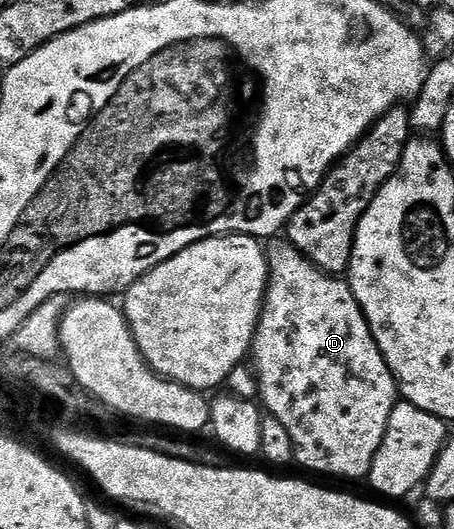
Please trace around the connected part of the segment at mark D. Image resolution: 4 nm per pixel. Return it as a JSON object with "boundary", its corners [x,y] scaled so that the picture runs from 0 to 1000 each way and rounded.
{"boundary":[[[615,454],[590,463],[588,476],[588,550],[579,561],[579,588],[570,599],[570,611],[562,622],[562,639],[553,645],[553,665],[548,671],[551,690],[562,701],[570,720],[568,758],[577,773],[590,784],[619,802],[628,802],[628,811],[637,817],[637,826],[645,830],[650,841],[650,873],[667,879],[676,888],[696,888],[703,896],[731,896],[738,904],[800,904],[806,905],[817,894],[817,871],[839,847],[839,832],[848,832],[848,809],[857,802],[857,786],[866,786],[866,771],[872,760],[881,758],[883,747],[870,718],[870,705],[857,696],[795,582],[773,550],[773,535],[753,524],[736,518],[718,518],[711,510],[700,510],[670,480],[639,457]]]}

